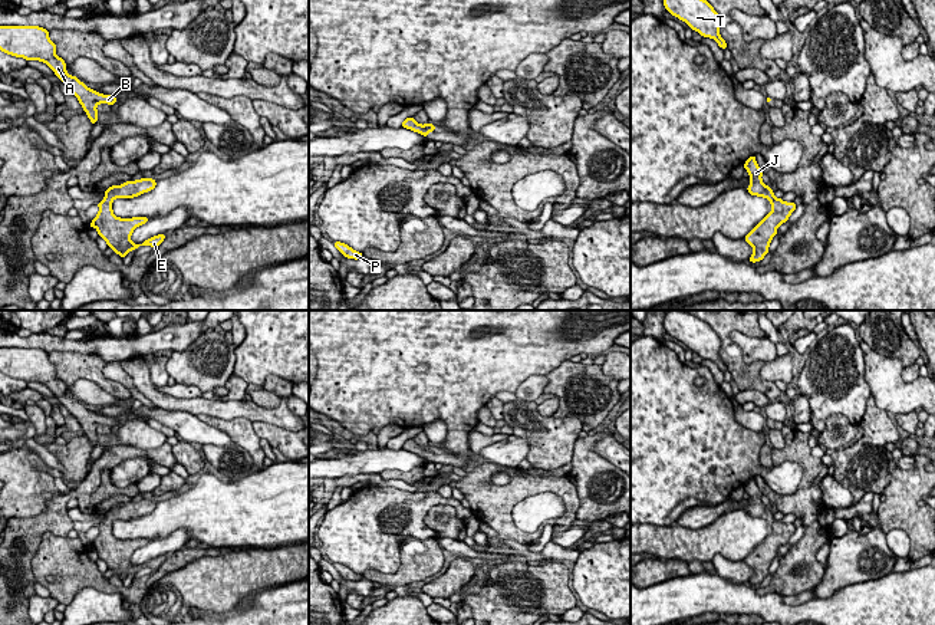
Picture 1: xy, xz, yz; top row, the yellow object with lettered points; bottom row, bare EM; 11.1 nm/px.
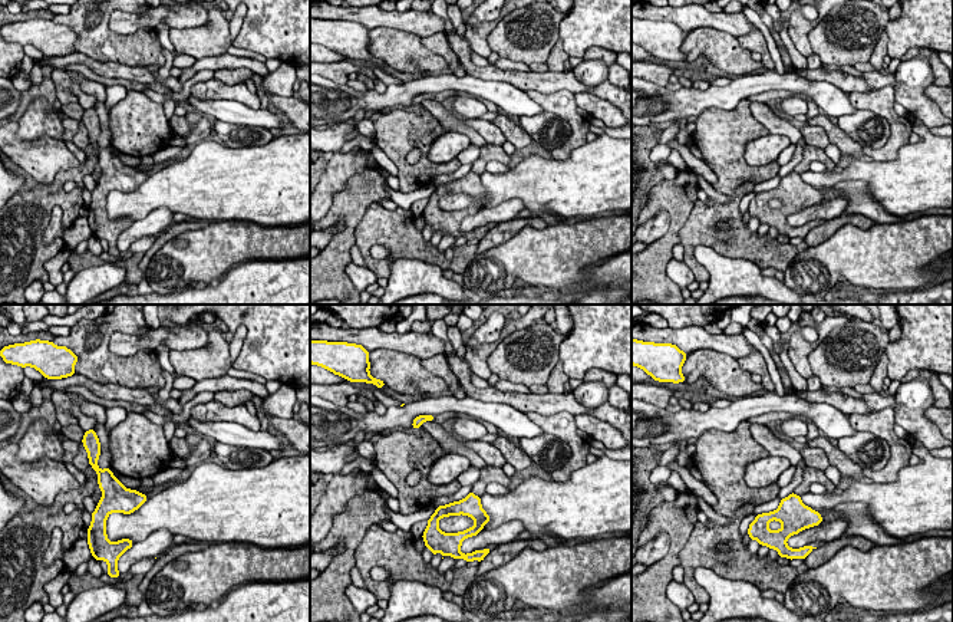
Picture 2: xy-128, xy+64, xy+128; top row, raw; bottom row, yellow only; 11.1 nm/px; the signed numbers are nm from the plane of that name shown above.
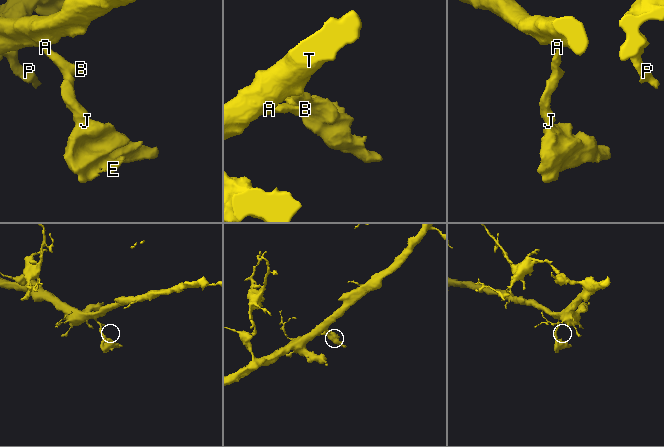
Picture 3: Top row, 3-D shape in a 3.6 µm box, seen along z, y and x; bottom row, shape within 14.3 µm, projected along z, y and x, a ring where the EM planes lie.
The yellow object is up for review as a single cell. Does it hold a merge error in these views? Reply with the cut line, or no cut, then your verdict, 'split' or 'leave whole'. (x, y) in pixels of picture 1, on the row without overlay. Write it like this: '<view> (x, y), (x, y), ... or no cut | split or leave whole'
no cut | leave whole

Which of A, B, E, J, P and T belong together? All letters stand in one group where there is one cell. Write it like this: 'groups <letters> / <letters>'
groups A B E J P T

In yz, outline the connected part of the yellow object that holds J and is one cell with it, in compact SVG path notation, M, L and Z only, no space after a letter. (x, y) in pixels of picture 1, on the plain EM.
M755 477L745 483L744 491L748 493L751 501L747 513L751 517L764 519L771 524L771 533L744 559L754 570L754 575L748 582L755 585L763 582L768 575L770 565L777 556L778 547L789 542L796 532L796 526L793 523L786 524L781 520L777 520L774 513L763 504L763 493L755 483Z

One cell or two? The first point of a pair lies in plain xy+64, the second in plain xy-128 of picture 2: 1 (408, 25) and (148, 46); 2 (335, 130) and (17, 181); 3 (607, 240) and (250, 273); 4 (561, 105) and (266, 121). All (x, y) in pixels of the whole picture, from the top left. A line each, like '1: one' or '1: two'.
1: two
2: two
3: two
4: two

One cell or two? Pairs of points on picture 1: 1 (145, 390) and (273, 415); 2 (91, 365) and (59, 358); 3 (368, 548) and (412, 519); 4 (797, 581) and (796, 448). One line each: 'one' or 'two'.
1: one
2: one
3: one
4: one

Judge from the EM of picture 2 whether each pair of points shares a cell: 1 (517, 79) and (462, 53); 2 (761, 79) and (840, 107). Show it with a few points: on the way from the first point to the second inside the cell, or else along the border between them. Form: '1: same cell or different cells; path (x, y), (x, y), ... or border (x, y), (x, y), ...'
1: same cell; path (503, 76), (478, 72), (472, 68)
2: same cell; path (781, 82), (792, 82), (820, 92)

